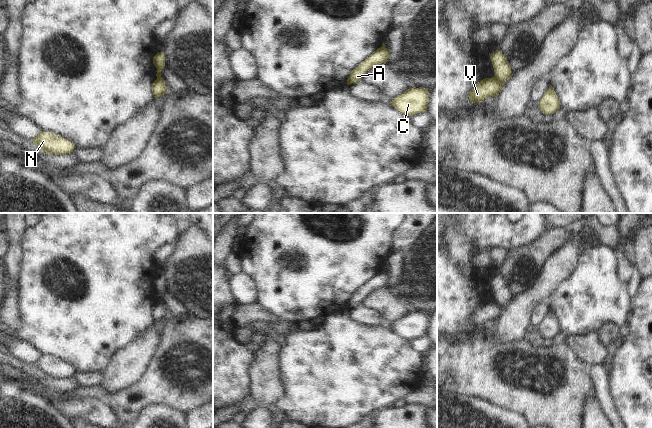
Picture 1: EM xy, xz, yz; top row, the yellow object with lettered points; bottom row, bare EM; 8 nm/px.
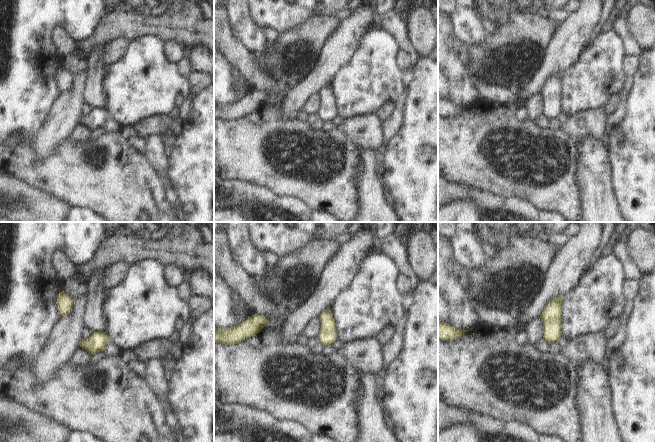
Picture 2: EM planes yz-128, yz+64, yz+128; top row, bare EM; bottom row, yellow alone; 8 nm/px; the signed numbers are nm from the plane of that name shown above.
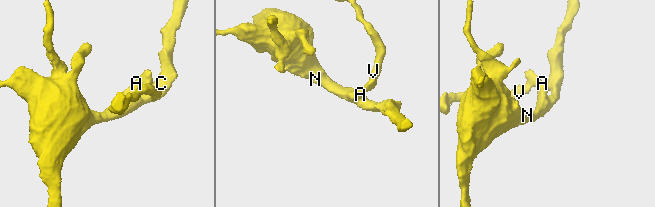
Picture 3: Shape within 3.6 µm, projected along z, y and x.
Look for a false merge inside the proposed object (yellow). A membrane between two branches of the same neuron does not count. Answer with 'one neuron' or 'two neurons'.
two neurons

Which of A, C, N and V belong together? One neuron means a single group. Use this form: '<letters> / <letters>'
A C N / V

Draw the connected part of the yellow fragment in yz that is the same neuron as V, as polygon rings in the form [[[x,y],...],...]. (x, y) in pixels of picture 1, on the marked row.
[[[495,77],[485,78],[478,82],[469,92],[469,101],[473,103],[483,102],[486,98],[497,97],[501,92],[503,83]]]

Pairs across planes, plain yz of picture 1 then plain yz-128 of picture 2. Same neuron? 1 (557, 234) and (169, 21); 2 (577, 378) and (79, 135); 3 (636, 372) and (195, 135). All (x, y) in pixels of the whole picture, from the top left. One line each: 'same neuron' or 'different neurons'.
1: same neuron
2: different neurons
3: same neuron

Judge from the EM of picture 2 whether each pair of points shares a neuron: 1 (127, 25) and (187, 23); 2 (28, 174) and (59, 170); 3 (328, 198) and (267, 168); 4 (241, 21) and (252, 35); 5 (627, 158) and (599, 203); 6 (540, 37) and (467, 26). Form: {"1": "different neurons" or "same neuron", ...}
{"1": "same neuron", "2": "same neuron", "3": "same neuron", "4": "same neuron", "5": "different neurons", "6": "different neurons"}

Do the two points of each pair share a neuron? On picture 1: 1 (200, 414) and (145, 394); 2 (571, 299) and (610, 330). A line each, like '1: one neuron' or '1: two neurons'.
1: two neurons
2: two neurons

